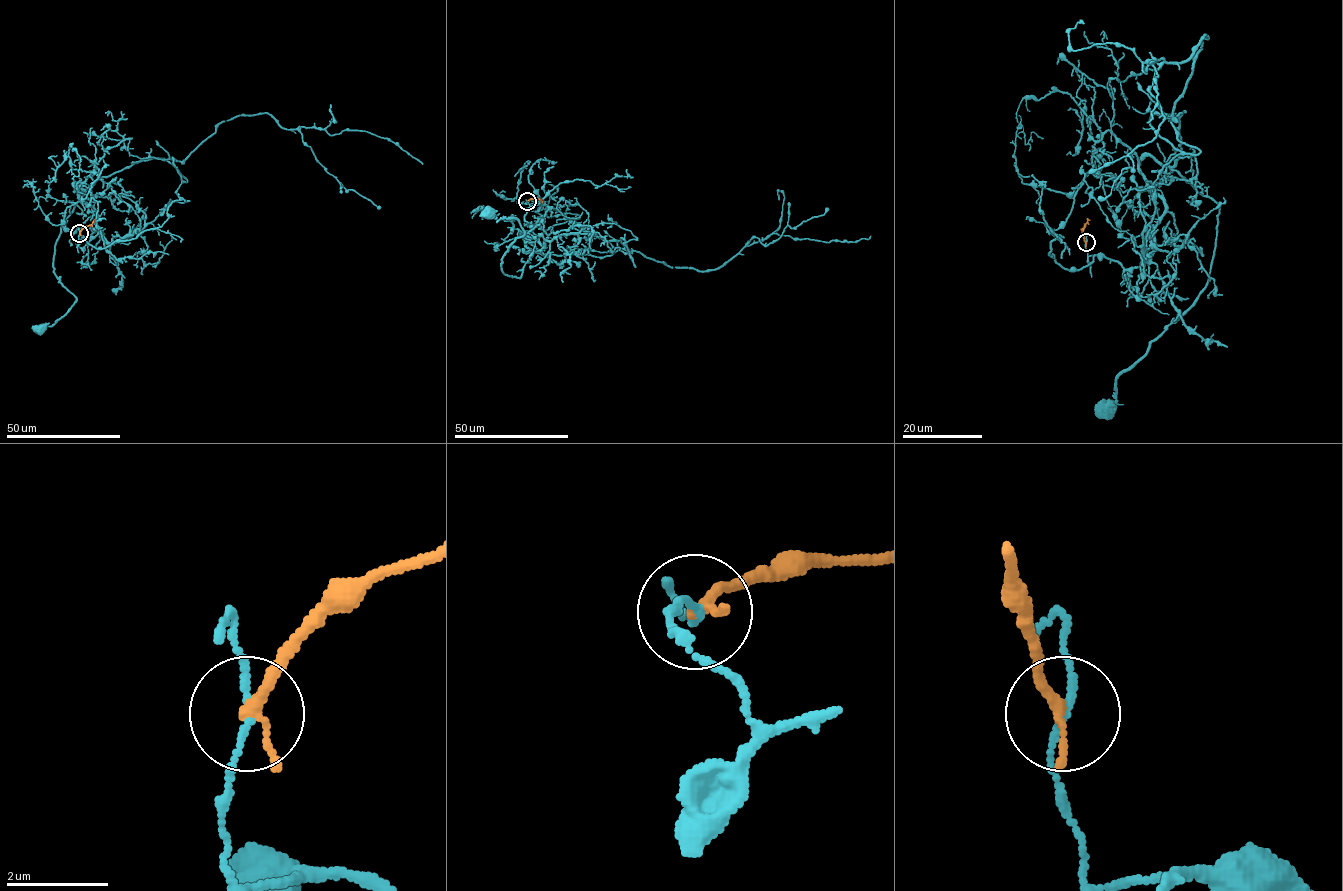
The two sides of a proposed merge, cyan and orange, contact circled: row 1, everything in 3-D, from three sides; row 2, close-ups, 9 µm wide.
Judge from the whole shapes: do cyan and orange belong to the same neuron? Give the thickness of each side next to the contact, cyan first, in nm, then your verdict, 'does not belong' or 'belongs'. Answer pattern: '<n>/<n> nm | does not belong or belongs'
100/180 nm | does not belong

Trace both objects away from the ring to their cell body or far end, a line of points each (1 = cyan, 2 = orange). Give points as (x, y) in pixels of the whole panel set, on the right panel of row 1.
1: (1085, 243), (1125, 269), (1144, 261), (1165, 206), (1139, 168), (1148, 155), (1219, 207), (1203, 291), (1105, 405)
2: (1085, 243), (1081, 229), (1087, 218)

